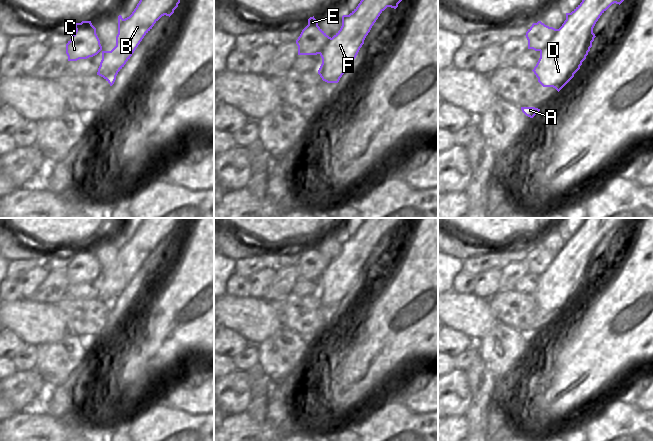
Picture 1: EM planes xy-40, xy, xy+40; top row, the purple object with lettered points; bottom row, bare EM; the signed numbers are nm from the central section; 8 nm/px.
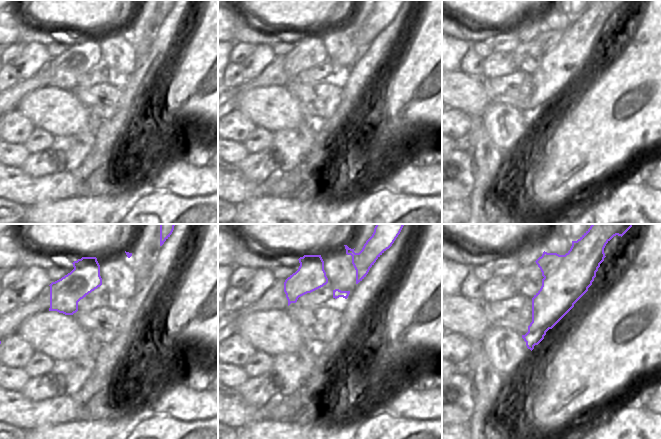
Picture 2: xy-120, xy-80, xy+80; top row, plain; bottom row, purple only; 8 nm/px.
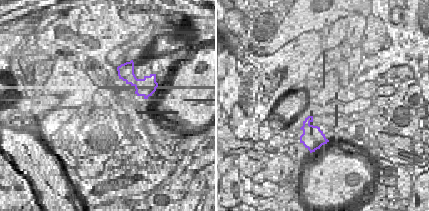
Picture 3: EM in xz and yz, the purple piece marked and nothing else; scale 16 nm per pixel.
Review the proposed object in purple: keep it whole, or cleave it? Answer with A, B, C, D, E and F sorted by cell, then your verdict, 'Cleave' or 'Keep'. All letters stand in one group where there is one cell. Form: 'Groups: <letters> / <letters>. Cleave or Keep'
Groups: A B D F / C E. Cleave

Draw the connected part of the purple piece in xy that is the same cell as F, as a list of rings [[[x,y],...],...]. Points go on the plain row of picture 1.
[[[366,218],[358,230],[349,238],[342,240],[342,250],[340,254],[330,263],[324,271],[320,280],[322,288],[318,298],[327,307],[338,307],[348,290],[356,282],[364,264],[370,256],[372,250],[387,232],[396,233],[398,228],[406,221],[406,218]]]

